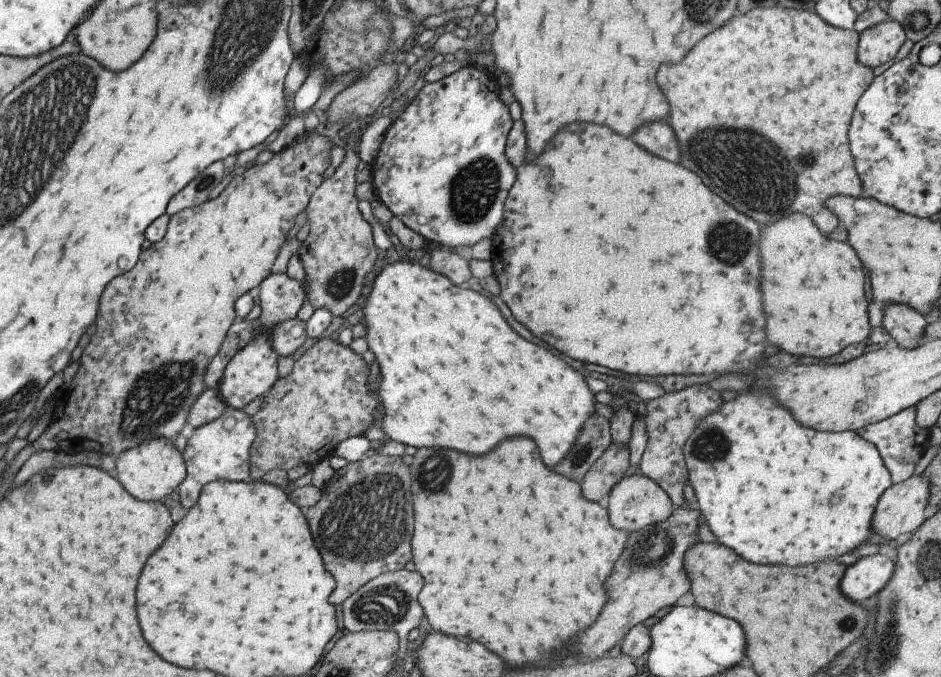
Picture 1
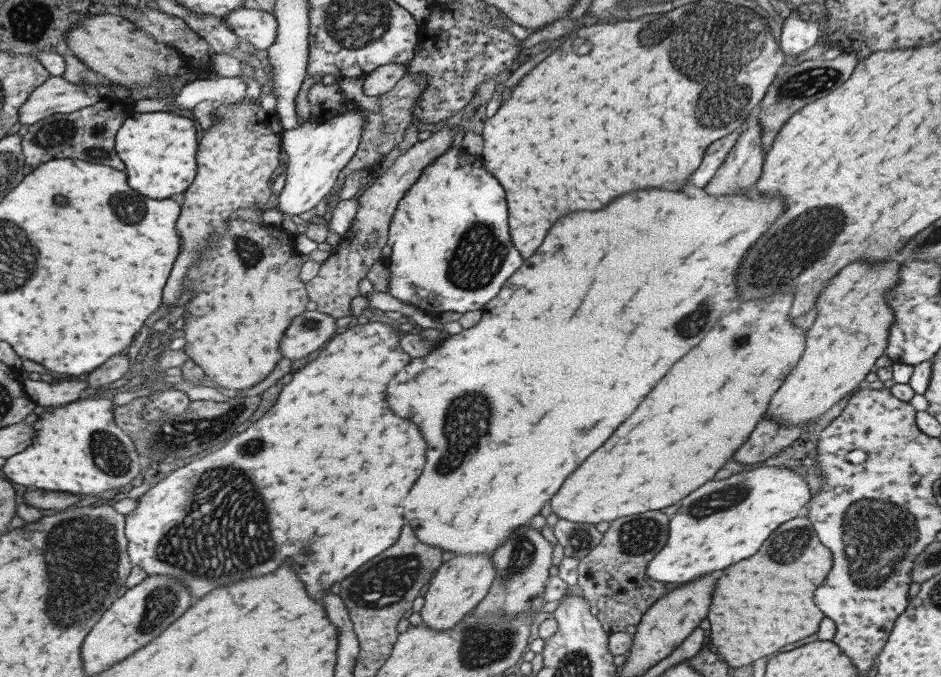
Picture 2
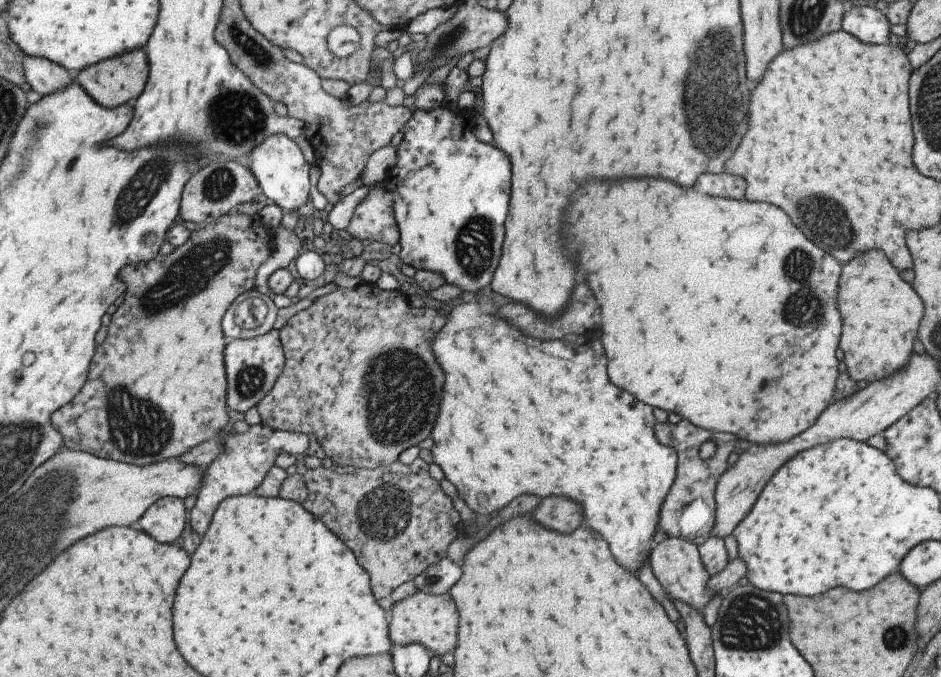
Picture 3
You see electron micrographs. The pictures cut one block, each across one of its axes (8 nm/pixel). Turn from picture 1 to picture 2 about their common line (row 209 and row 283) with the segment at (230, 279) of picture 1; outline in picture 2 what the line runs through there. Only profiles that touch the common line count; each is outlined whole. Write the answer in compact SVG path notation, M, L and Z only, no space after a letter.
M236 216L226 223L226 234L208 238L212 248L202 252L200 268L194 268L196 272L188 272L188 290L194 290L196 296L186 302L186 311L182 314L186 318L183 326L186 344L183 349L220 388L242 391L262 382L282 360L280 340L290 322L307 311L306 304L310 298L306 284L300 280L304 260L301 254L294 252L296 232L284 229L282 225L253 224Z

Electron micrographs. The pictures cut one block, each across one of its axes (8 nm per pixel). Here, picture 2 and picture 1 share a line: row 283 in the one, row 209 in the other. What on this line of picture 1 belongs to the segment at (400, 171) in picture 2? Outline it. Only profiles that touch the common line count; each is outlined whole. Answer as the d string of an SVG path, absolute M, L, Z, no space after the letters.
M356 130L348 136L344 161L338 166L336 173L324 180L312 196L306 208L310 234L298 251L306 271L302 281L306 296L309 296L315 310L326 306L334 317L346 316L360 305L364 296L361 289L366 277L373 271L379 253L374 244L372 226L358 209L355 177L361 159L355 145L358 143L356 135L361 134Z

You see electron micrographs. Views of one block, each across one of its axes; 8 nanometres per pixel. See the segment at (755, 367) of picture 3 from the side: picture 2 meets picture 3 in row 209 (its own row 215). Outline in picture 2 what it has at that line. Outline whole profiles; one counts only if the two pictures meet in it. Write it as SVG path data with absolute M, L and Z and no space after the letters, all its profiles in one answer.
M640 190L614 200L608 208L602 208L598 212L574 212L560 218L550 228L544 244L536 250L536 254L528 258L522 268L504 284L494 302L486 304L480 324L450 336L446 340L446 346L442 342L430 354L412 358L410 364L406 364L388 384L388 406L396 416L414 422L428 444L426 468L416 480L414 488L408 492L402 506L404 518L412 526L416 538L424 544L452 552L456 556L493 556L494 550L506 543L520 526L528 524L536 514L540 514L544 504L558 492L564 480L614 434L614 430L640 406L640 402L656 386L656 382L664 378L672 364L688 354L690 348L694 348L718 322L722 312L736 300L734 272L740 260L782 212L784 204L778 198L760 198L758 192L750 194L748 198L712 198L708 194L692 198L688 194L668 190Z

